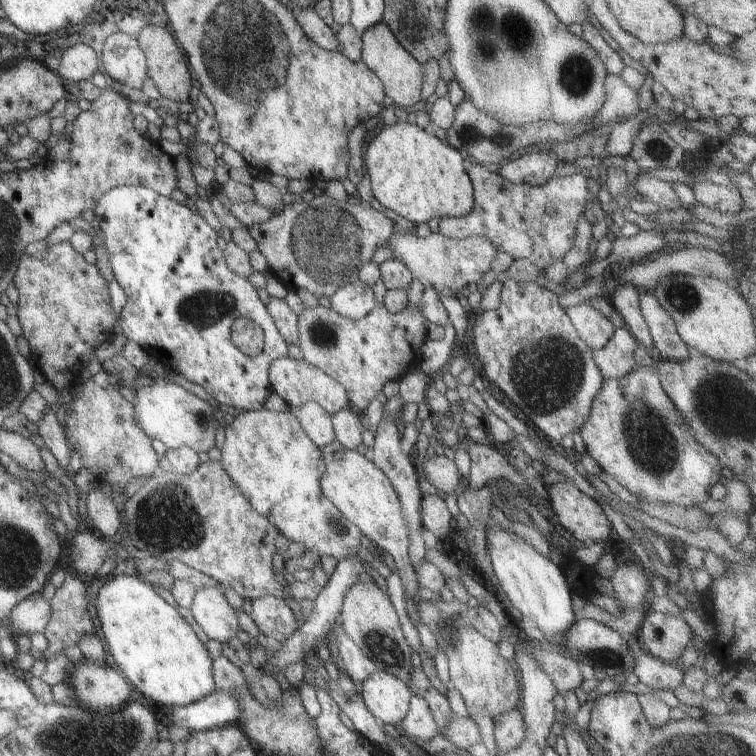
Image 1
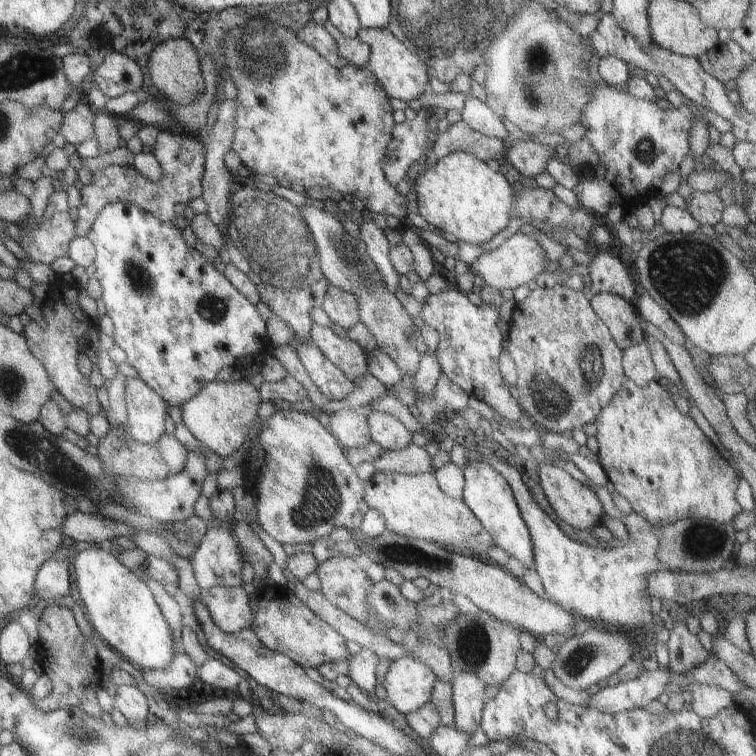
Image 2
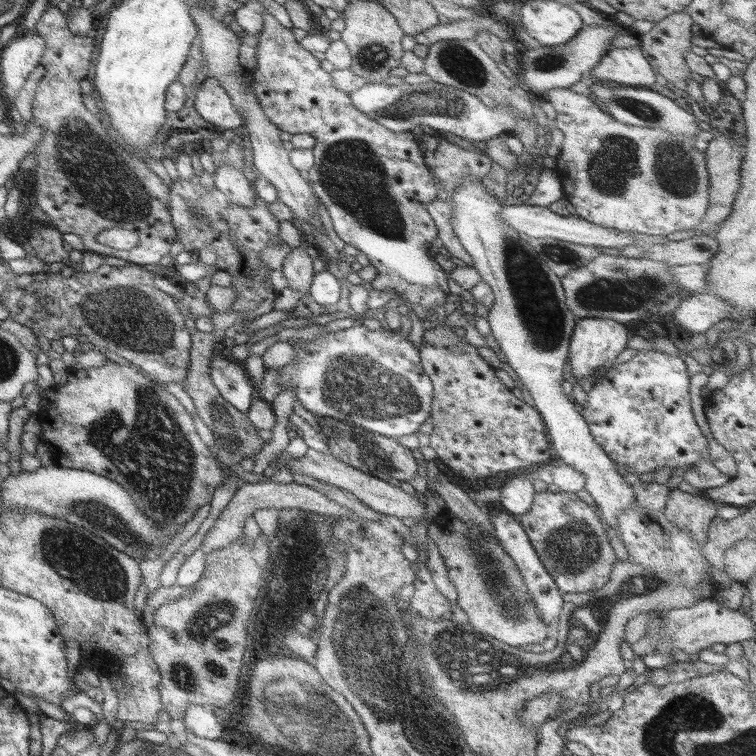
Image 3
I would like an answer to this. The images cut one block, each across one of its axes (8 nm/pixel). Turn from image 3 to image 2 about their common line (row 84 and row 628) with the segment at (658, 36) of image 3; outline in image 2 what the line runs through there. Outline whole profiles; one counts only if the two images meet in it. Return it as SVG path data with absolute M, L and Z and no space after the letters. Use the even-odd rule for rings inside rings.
M681 621L669 633L666 649L669 657L667 669L676 673L686 673L708 657L697 636L691 634Z

